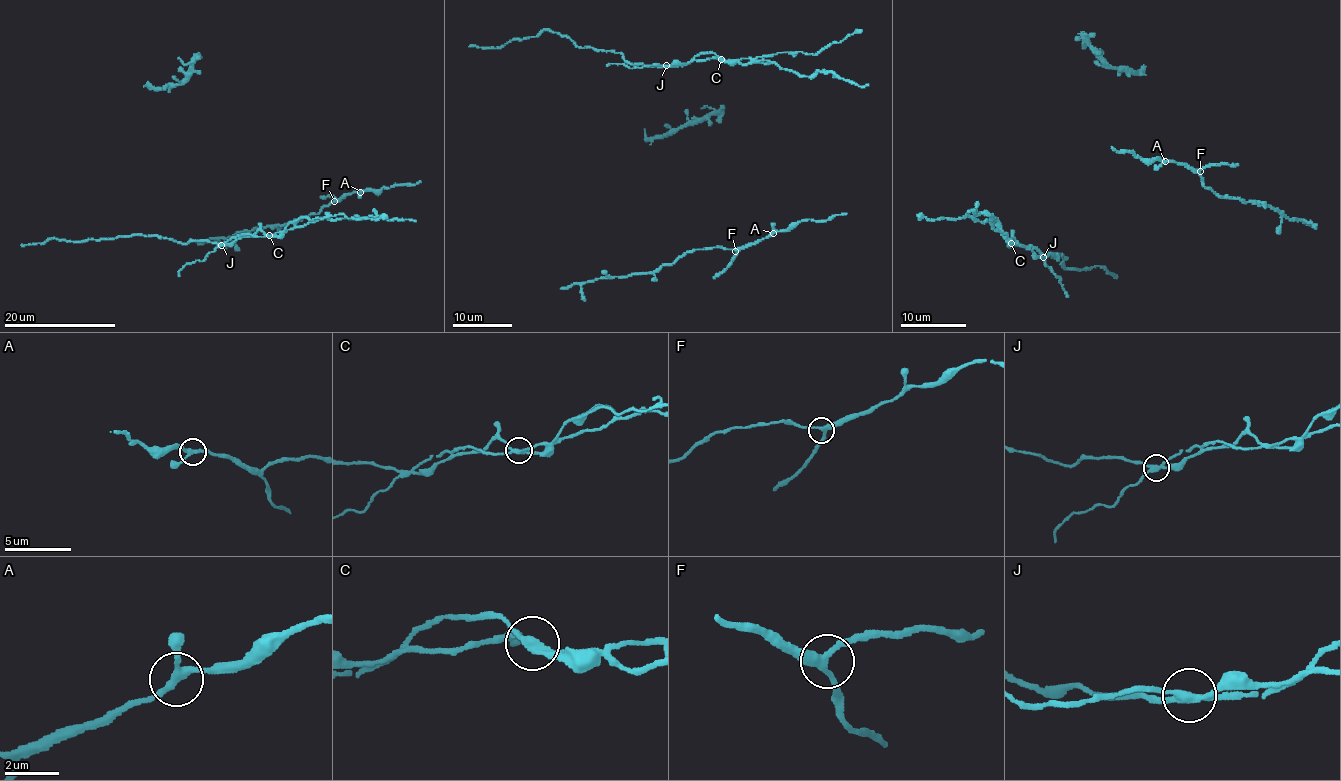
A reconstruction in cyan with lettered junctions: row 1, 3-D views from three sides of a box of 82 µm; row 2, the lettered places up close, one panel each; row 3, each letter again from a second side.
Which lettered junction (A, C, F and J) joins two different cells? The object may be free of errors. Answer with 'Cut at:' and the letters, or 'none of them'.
Cut at: none of them

